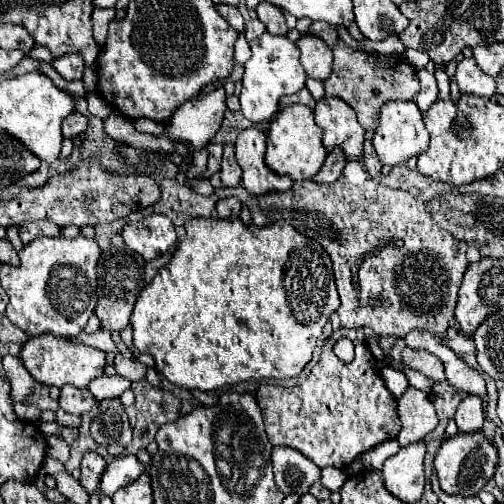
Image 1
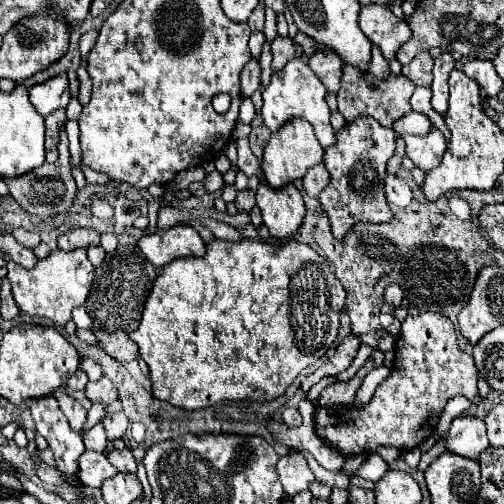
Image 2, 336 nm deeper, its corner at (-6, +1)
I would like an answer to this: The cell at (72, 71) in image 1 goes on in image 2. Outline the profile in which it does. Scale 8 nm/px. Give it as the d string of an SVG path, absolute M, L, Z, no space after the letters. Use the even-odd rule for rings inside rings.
M64 73L30 87L30 101L40 115L48 115L60 107L66 107L70 101L68 77Z

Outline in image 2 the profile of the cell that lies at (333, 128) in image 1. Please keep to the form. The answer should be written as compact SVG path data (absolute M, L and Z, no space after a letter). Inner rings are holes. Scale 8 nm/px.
M368 117L354 119L336 131L336 143L324 151L324 165L330 173L330 185L318 197L322 209L330 217L332 233L336 239L342 239L356 221L384 223L392 217L384 197L384 175L386 161L392 157L394 147L394 131L390 127L380 127L380 123Z

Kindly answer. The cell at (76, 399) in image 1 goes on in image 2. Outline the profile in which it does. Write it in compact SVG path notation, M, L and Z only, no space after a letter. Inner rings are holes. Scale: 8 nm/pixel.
M110 413L102 419L104 427L106 427L106 435L110 441L114 439L120 439L124 433L126 433L126 427L128 427L128 419L124 413Z

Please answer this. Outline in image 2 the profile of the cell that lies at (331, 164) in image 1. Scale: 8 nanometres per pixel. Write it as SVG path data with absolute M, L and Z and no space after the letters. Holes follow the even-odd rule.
M324 163L310 167L302 179L302 185L310 197L318 197L322 193L322 189L328 185L328 171L326 171Z

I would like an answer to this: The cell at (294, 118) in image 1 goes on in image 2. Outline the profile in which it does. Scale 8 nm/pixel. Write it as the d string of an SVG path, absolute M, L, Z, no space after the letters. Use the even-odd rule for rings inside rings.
M292 119L292 123L286 123L286 127L272 133L268 143L266 143L264 157L262 157L264 177L270 183L270 187L276 187L276 189L284 187L284 185L290 185L290 183L302 179L302 175L312 165L322 163L322 157L324 157L324 149L320 147L312 125L304 119Z

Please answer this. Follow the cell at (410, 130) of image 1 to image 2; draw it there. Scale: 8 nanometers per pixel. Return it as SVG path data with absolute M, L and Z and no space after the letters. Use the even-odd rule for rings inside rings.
M430 129L426 135L404 135L404 143L406 157L410 157L422 171L438 167L446 151L446 139L438 129Z

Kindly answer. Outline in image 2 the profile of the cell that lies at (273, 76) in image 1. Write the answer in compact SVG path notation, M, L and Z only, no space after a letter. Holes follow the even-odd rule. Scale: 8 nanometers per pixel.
M294 57L290 63L286 63L286 67L282 71L272 73L270 85L262 91L262 99L264 99L262 119L264 119L264 125L270 131L278 131L286 121L290 121L294 117L302 117L302 119L312 123L320 145L324 149L330 147L334 143L334 129L330 125L330 109L324 101L326 93L328 93L326 87L316 77L316 73L312 73L308 63L304 63L300 57Z

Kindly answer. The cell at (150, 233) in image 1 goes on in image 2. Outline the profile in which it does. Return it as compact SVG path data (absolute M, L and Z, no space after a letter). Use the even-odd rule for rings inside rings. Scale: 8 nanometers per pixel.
M188 225L158 229L154 233L142 235L138 247L154 267L164 267L178 257L202 257L206 251L198 231Z

